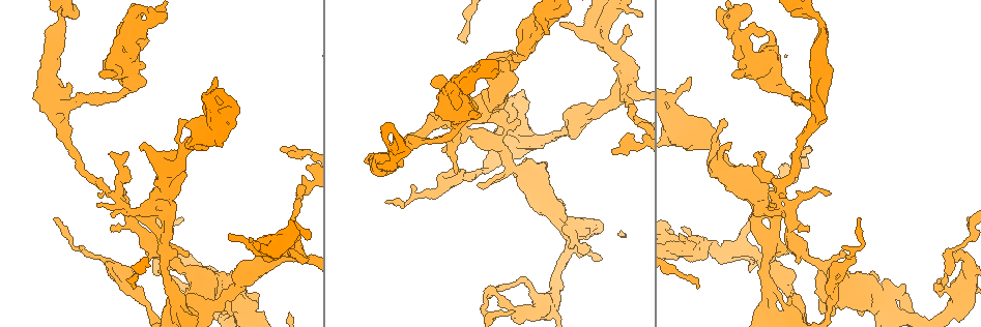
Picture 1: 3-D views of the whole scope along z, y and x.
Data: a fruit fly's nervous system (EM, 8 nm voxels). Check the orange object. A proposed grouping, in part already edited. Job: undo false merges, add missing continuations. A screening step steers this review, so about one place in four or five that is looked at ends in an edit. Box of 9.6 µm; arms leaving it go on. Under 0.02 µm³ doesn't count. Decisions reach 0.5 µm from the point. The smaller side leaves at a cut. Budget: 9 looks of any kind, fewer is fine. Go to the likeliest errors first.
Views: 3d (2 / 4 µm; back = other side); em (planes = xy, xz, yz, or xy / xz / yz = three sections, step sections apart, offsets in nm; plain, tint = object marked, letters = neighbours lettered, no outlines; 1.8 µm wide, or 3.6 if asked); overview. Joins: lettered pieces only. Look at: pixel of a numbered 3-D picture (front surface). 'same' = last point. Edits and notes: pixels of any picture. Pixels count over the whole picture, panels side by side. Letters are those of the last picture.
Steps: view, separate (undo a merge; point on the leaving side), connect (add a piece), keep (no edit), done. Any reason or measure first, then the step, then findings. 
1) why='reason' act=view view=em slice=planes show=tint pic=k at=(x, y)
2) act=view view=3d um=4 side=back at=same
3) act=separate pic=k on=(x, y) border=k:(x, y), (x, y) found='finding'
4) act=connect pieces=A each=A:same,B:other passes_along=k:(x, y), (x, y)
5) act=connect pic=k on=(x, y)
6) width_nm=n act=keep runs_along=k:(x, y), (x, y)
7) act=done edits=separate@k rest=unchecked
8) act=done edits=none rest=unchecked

act=view view=3d um=2 pic=1 at=(604, 44)

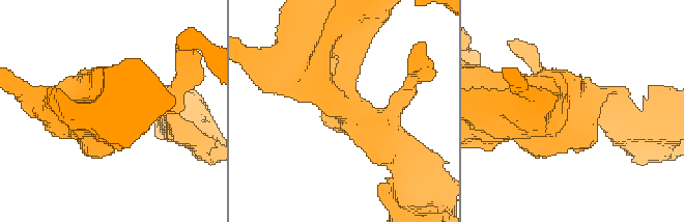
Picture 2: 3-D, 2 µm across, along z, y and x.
act=view view=em um=3.6 slice=xz step=8 show=tint pic=2 at=(347, 103)

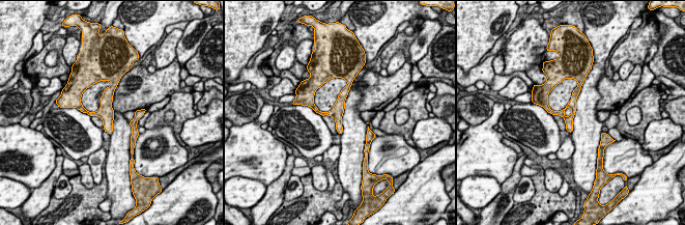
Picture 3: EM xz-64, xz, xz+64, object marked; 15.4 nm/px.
act=view view=em um=3.6 slice=planes show=letters at=same

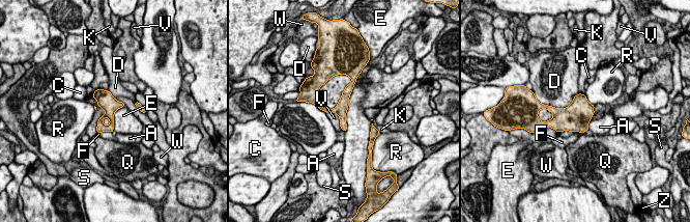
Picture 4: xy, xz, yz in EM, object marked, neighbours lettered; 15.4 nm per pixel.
width_nm=200 act=keep each=A:other,C:other,D:other,E:other,F:other,K:other,Q:other,R:other,S:other,V:other,W:other,Z:other runs_along=4:(350, 86), (342, 106), (344, 127) found='all the same neuron'

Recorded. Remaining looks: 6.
why='an open end' act=view view=em slice=planes show=letters pic=1 at=(613, 150)

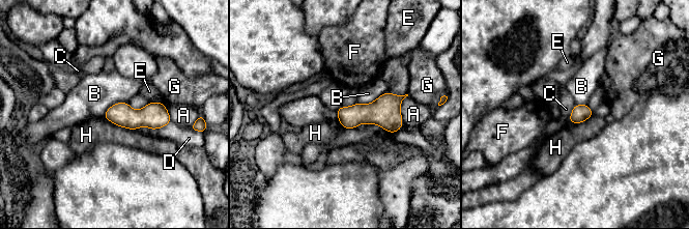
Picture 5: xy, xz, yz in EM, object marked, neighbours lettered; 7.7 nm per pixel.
longest_contact=H:280nm act=keep each=A:other,B:other,C:other,D:other,E:other,F:other,G:other,H:other found='no lettered piece goes on from it'

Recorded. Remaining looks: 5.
act=view view=3d um=4 pic=1 at=(402, 166)

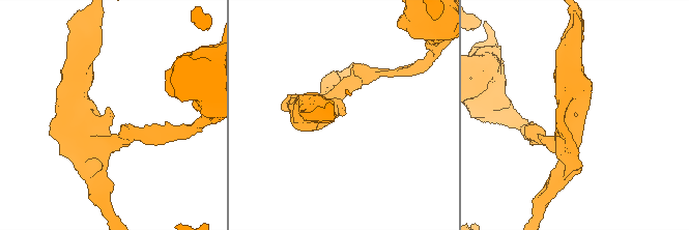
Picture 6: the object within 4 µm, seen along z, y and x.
act=view view=em slice=yz step=16 show=letters pic=6 at=(345, 112)

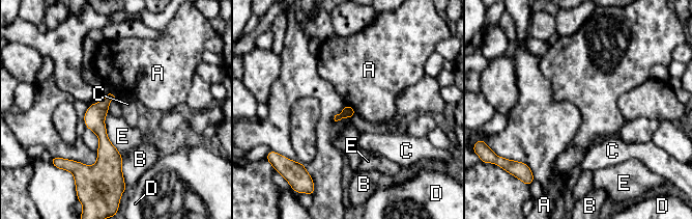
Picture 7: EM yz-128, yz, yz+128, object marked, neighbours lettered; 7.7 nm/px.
act=keep each=A:other,B:other,C:other,D:other,E:other border=7:(345, 103), (353, 109), (355, 114) found='none of them fits'

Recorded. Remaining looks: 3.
why='free end' act=view view=em slice=planes show=letters pic=1 at=(108, 153)

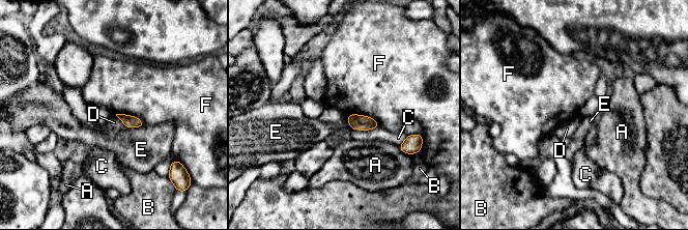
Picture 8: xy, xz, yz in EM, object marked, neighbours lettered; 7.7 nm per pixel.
width_nm=100 act=keep each=A:other,B:other,C:other,D:other,E:other,F:other found='none of them fits'

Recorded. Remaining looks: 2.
act=done edits=none rest=unchecked

